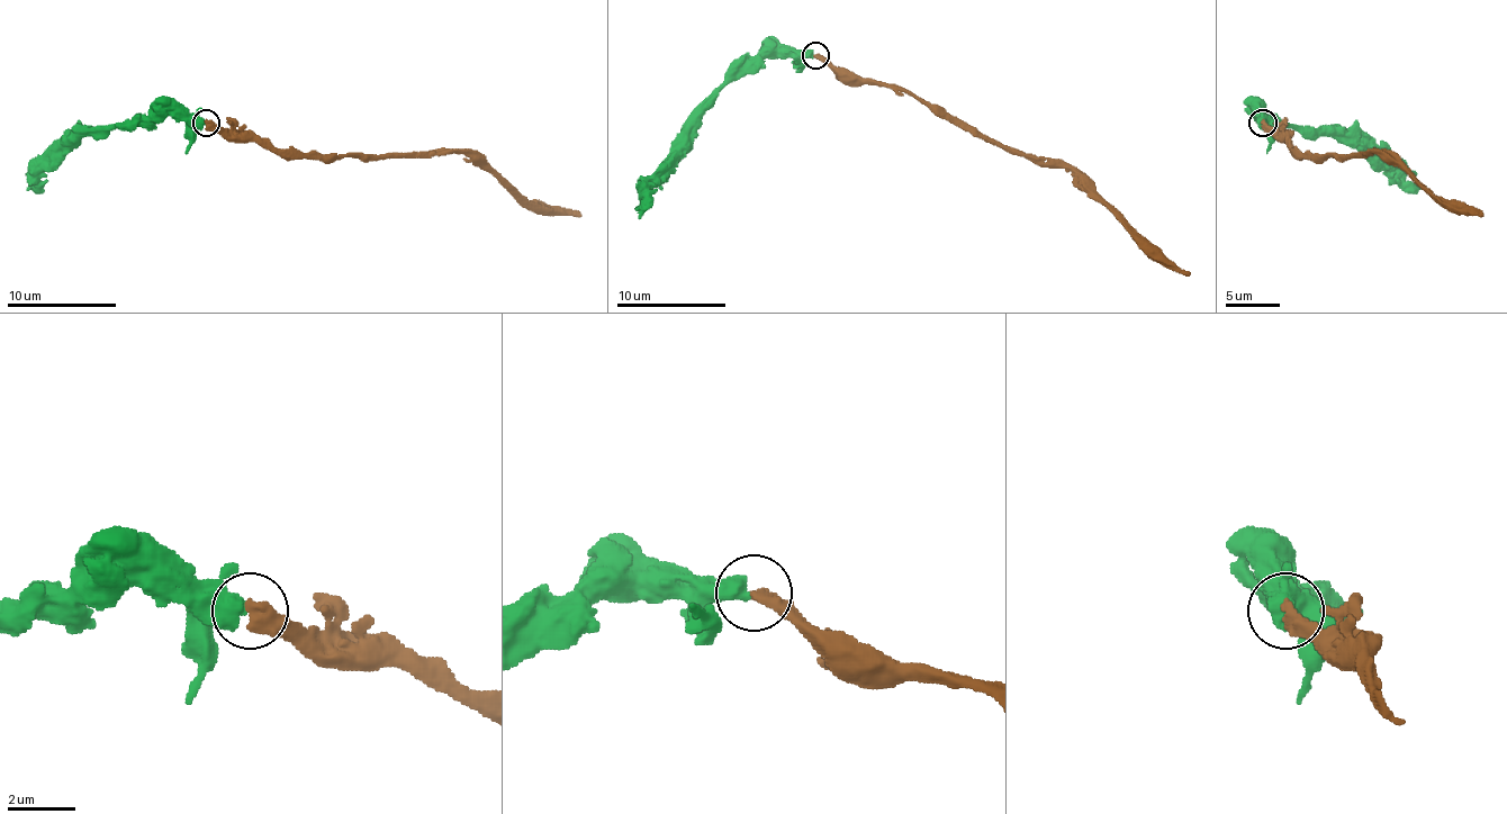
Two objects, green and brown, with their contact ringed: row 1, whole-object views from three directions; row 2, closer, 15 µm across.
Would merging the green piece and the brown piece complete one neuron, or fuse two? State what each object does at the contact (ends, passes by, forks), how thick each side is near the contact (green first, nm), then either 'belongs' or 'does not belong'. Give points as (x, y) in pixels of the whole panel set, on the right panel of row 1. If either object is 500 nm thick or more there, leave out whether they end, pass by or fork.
600 nm thick on the green side, 480 nm on the other; belongs

